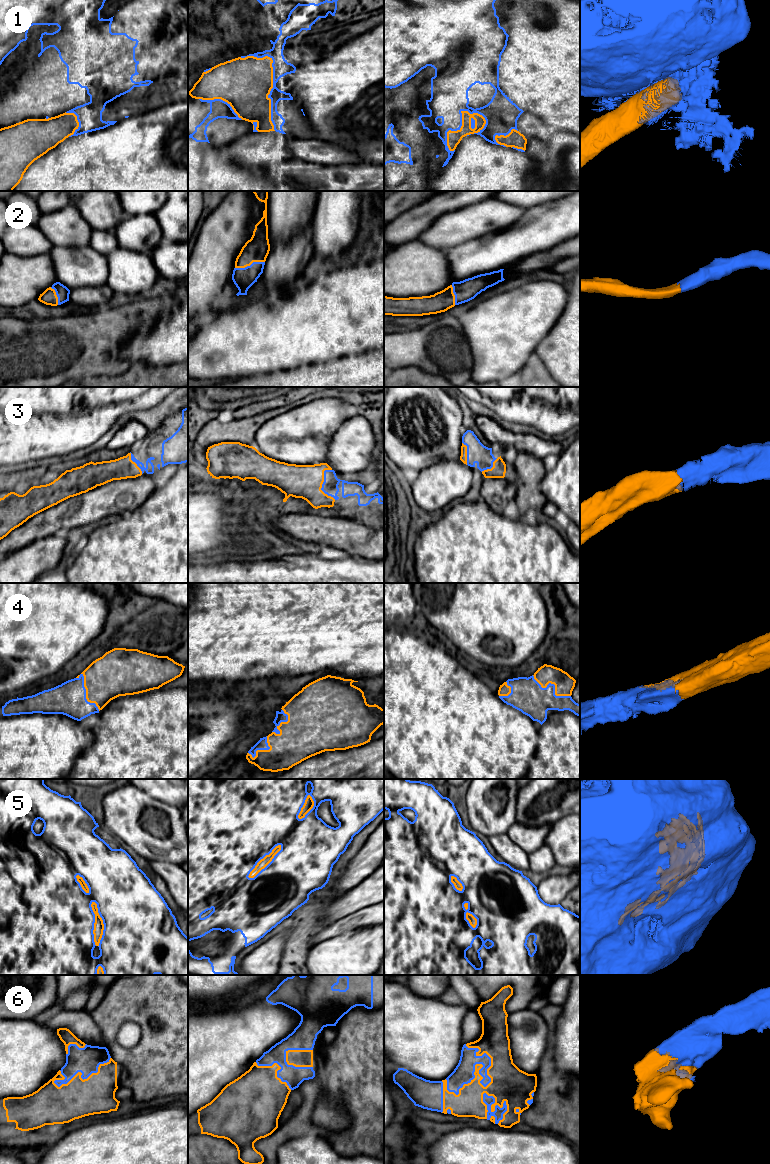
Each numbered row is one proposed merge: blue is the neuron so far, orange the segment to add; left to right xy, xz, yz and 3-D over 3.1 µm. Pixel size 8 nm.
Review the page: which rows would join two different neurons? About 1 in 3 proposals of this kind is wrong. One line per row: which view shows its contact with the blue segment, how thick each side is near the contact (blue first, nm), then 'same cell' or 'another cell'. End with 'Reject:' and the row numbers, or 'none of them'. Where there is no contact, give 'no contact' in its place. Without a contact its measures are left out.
1: meets blue in xz; 140 nm thick on the blue side, 420 nm on the other; another cell
2: meets blue in xz; 170 nm thick on the blue side, 200 nm on the other; same cell
3: meets blue in xz; 130 nm thick on the blue side, 280 nm on the other; same cell
4: meets blue in yz; 260 nm thick on the blue side, 160 nm on the other; same cell
5: meets blue in xy; 500 nm thick on the blue side, 80 nm on the other; same cell
6: meets blue in yz; 160 nm thick on the blue side, 280 nm on the other; same cell
Reject: 1

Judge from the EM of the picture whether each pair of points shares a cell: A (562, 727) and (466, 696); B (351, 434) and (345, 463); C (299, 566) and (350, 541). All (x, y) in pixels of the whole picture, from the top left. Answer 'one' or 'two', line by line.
A: two
B: one
C: two

